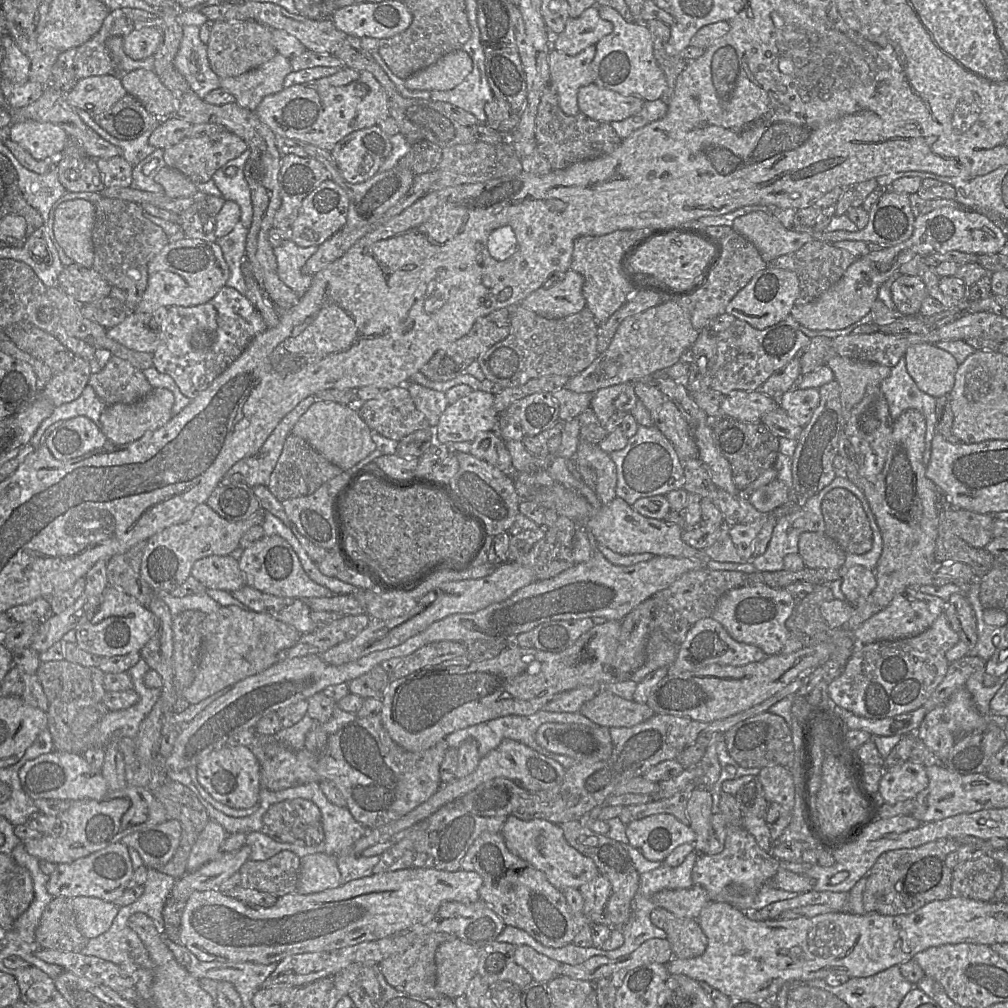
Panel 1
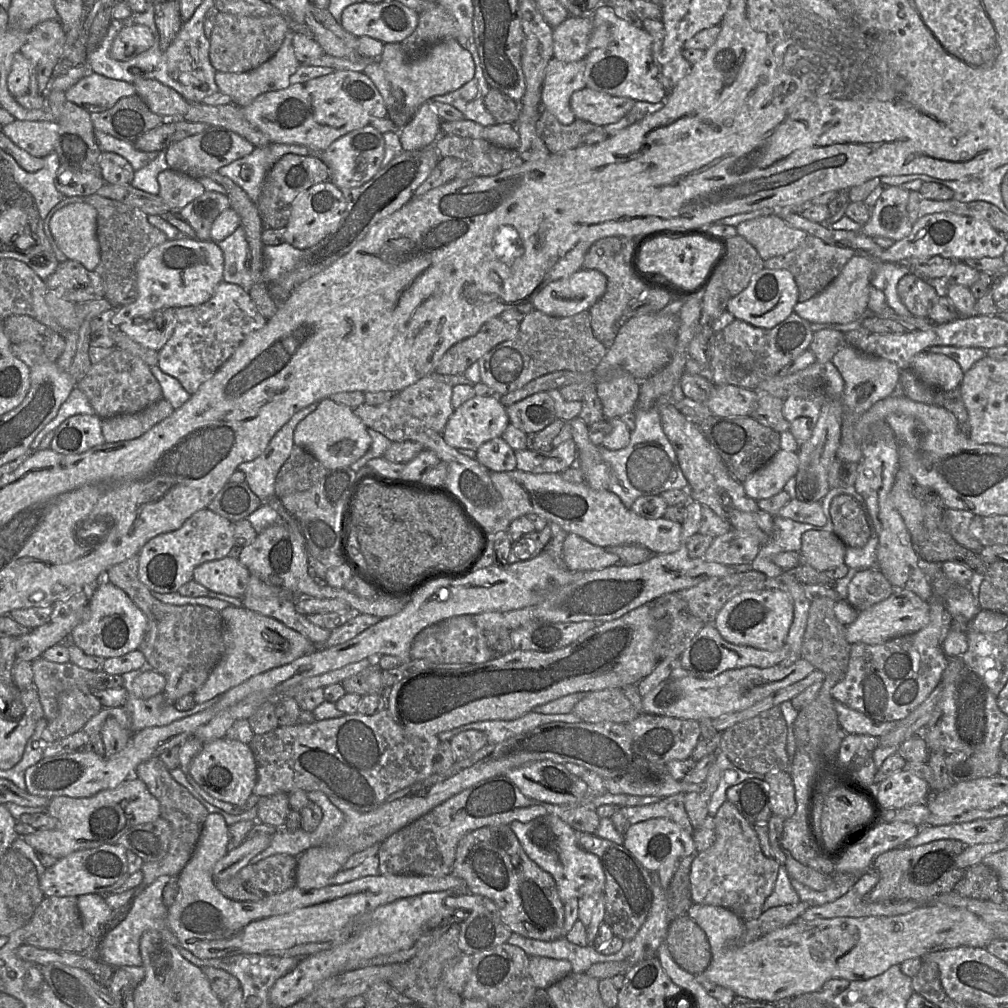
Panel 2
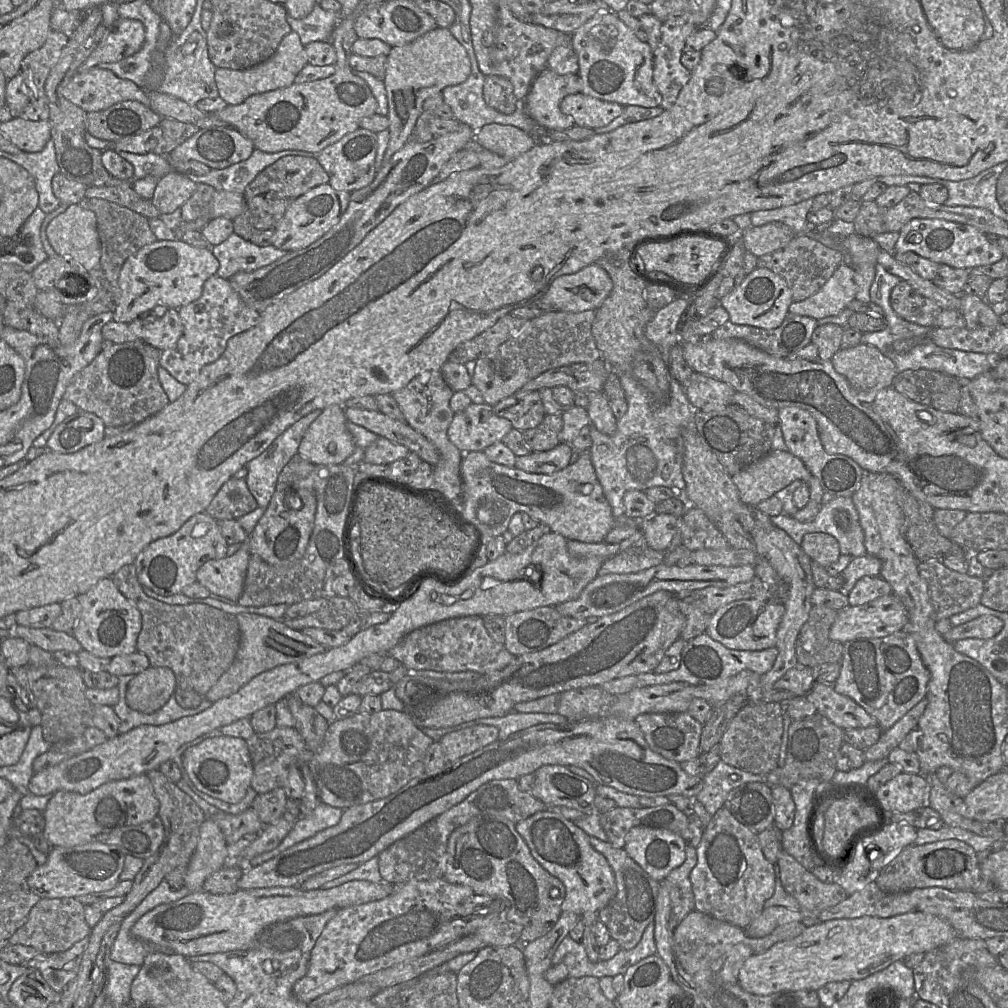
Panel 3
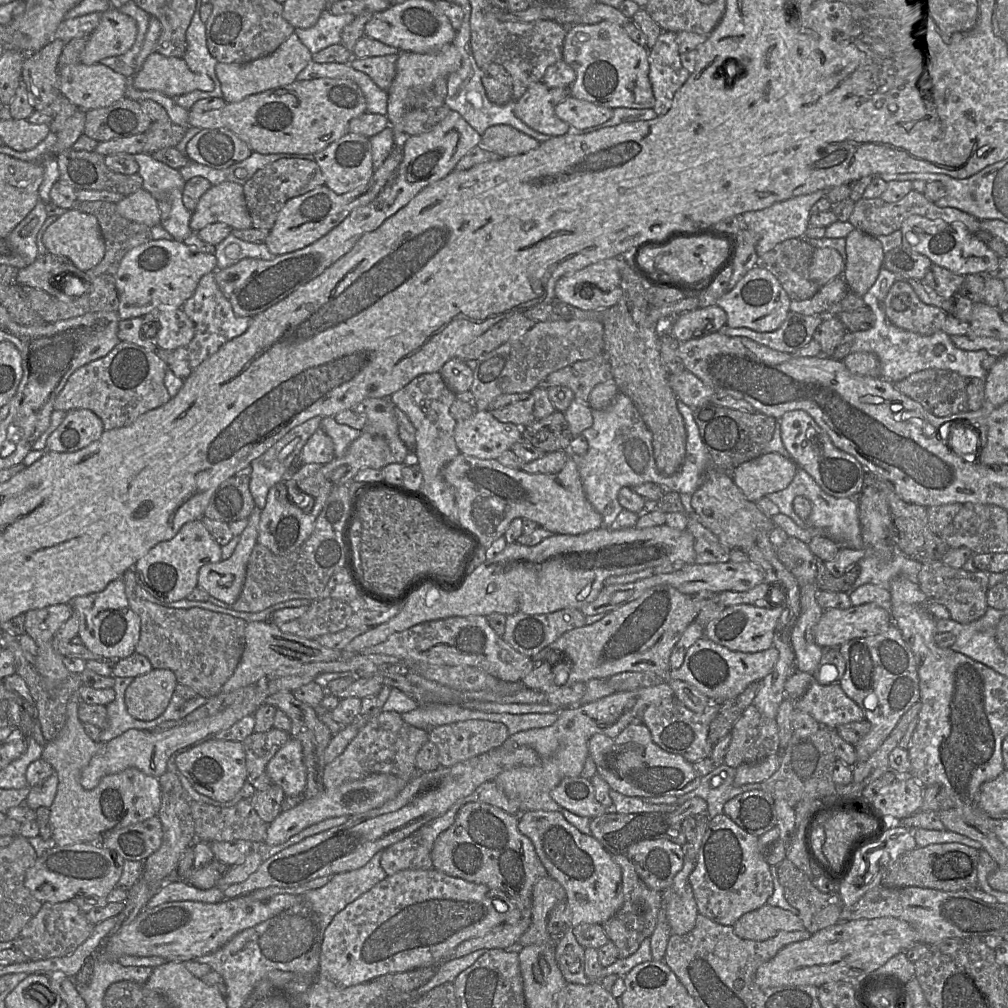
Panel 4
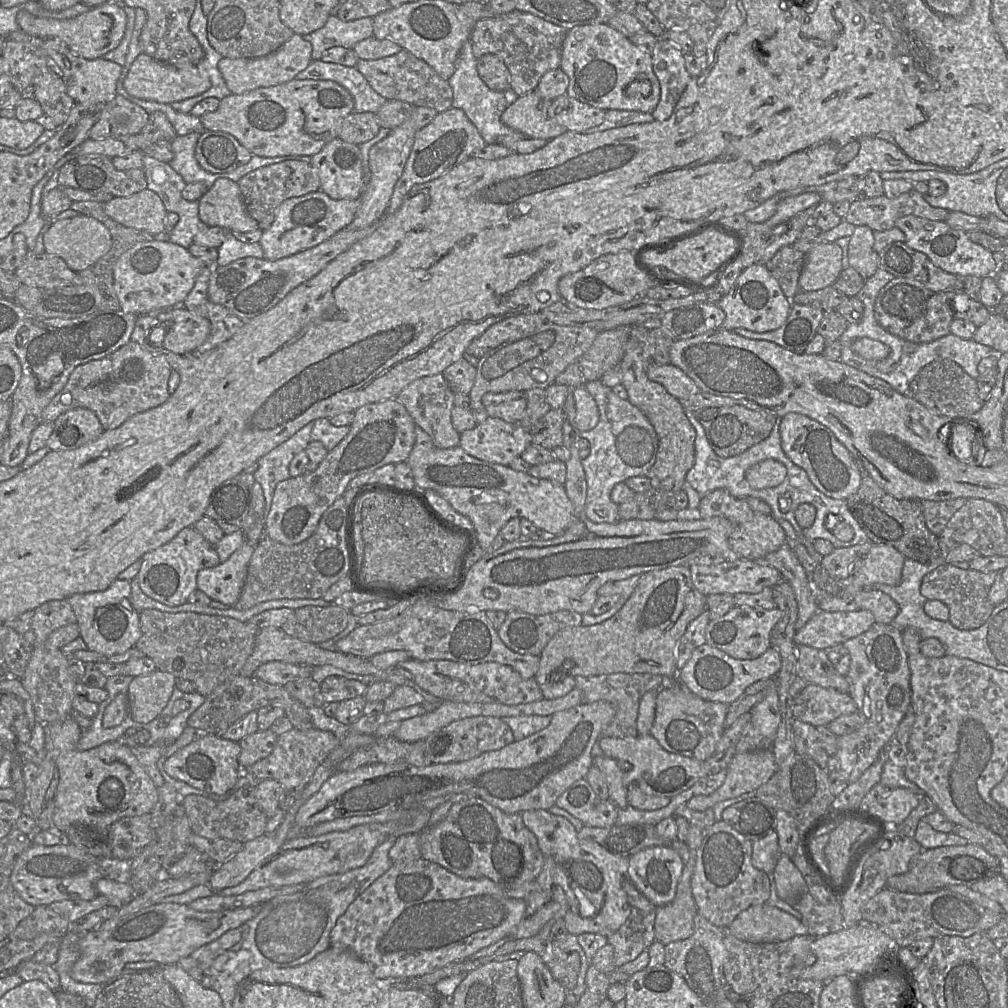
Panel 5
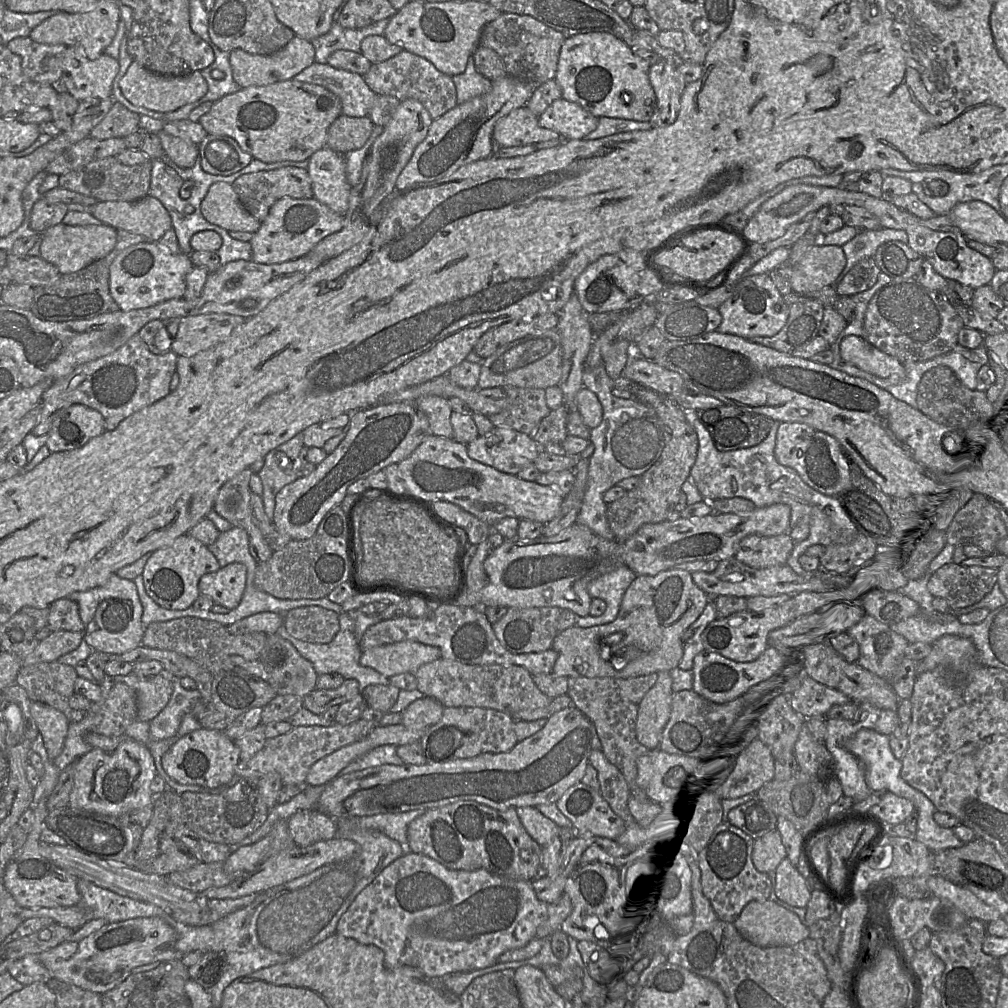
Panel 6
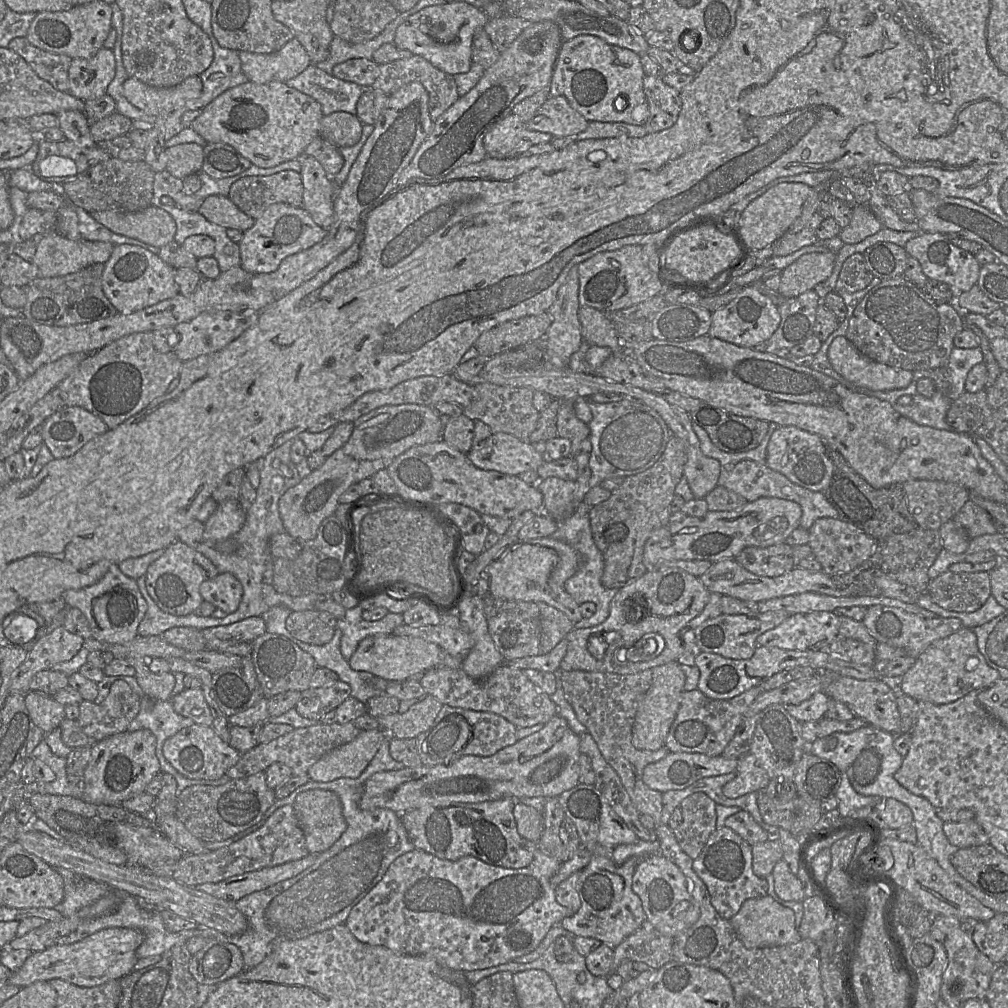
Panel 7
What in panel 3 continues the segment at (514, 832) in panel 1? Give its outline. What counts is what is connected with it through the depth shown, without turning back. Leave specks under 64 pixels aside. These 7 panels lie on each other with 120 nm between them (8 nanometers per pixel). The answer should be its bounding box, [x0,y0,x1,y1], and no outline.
[515,808,617,917]

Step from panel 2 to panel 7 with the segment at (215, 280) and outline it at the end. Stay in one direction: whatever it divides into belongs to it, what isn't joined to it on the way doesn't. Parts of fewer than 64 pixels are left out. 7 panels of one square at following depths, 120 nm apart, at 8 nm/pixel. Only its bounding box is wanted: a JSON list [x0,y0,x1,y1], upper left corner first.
[102,244,179,314]

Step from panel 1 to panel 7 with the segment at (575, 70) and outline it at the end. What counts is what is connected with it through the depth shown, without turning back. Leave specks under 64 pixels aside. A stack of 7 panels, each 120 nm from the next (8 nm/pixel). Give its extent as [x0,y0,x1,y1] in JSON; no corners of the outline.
[484,113,553,158]

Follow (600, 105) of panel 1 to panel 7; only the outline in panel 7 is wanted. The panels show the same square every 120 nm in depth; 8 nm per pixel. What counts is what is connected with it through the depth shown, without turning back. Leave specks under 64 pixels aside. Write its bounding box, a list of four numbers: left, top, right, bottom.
[526,96,589,138]

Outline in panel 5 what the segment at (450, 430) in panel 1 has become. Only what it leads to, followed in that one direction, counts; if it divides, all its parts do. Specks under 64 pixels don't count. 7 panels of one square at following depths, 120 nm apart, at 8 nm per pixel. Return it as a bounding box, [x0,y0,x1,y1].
[459,416,531,466]

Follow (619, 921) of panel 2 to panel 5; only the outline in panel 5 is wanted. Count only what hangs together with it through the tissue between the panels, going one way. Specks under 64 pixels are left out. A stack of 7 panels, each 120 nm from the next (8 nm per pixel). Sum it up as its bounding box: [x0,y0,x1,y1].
[607,881,657,969]

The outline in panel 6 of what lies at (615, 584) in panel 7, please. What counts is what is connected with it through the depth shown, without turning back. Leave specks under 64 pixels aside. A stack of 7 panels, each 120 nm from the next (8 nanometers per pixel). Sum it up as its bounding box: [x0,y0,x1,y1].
[607,397,698,543]

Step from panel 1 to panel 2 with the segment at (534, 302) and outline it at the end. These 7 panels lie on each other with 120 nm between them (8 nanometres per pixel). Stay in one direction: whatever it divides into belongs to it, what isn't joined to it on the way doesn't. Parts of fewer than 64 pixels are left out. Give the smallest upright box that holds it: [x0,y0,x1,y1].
[531,269,607,317]

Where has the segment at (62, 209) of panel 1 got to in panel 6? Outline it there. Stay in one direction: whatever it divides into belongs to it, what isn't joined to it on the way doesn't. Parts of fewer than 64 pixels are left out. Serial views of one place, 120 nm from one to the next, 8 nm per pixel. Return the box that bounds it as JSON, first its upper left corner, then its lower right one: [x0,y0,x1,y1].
[40,223,117,274]

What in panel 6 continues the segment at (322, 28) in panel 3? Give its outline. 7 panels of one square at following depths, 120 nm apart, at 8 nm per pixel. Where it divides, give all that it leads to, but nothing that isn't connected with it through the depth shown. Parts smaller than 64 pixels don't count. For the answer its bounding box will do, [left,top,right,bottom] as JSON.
[311,19,389,63]

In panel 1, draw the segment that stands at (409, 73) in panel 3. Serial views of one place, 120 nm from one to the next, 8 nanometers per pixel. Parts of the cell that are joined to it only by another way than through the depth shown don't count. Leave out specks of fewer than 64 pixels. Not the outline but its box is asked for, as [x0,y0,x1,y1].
[405,50,473,91]

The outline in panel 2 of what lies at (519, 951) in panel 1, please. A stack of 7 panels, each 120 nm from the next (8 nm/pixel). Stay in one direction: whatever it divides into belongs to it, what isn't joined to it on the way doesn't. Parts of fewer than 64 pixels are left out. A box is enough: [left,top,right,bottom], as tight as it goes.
[529,956,572,989]

